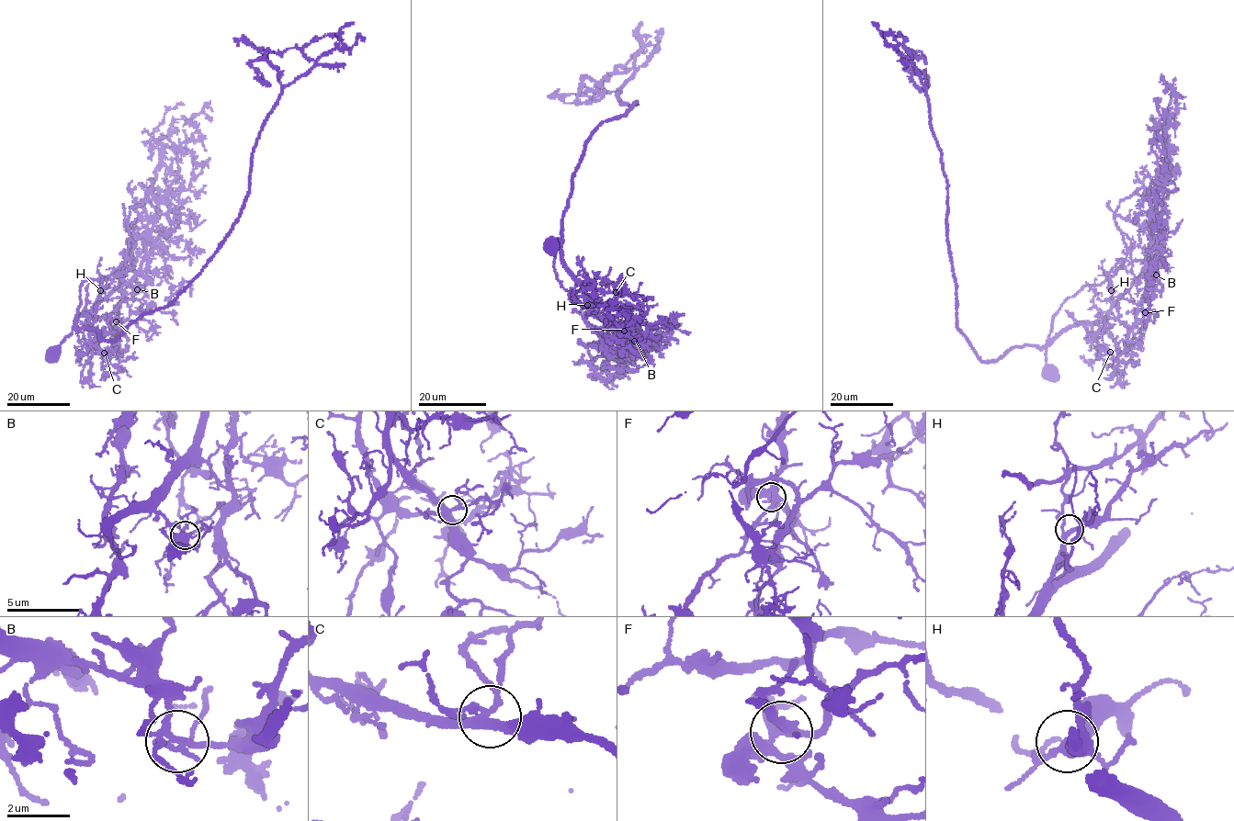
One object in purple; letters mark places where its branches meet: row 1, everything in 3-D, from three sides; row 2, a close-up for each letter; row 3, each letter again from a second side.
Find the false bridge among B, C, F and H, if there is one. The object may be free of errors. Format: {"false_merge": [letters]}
{"false_merge": ["B"]}

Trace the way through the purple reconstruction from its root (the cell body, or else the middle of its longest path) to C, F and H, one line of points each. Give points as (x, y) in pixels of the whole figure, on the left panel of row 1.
C: (51, 354), (71, 333), (80, 315), (86, 316), (92, 342), (104, 353)
F: (51, 354), (71, 333), (78, 316), (105, 319), (116, 333), (119, 323), (116, 321)
H: (51, 354), (71, 333), (78, 316), (87, 318), (100, 290)

